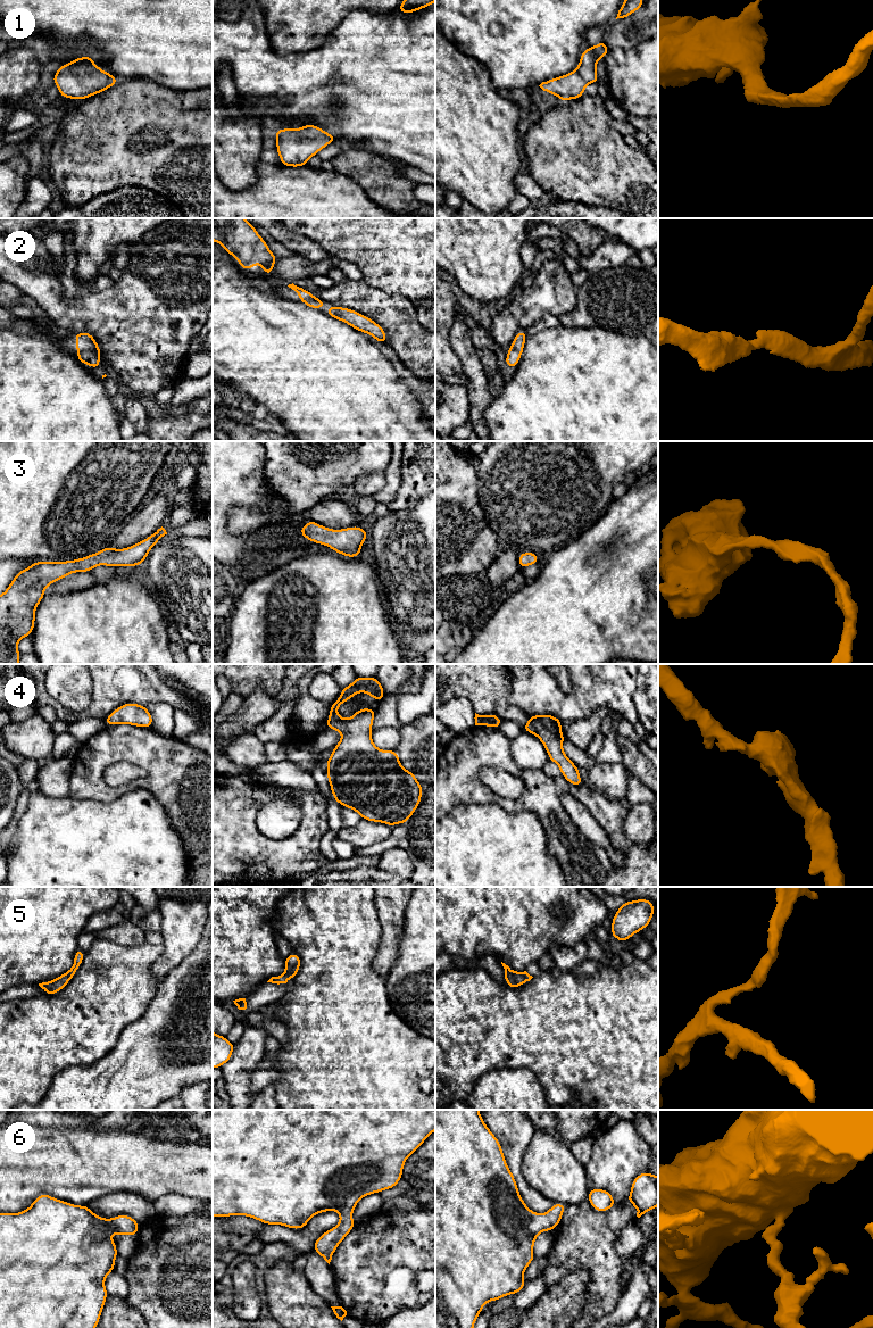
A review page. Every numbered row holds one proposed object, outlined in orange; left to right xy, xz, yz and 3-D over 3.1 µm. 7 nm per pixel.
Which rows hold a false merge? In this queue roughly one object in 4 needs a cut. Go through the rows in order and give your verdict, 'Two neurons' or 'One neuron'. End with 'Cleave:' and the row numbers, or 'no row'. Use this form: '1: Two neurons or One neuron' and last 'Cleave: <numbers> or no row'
1: One neuron
2: One neuron
3: One neuron
4: One neuron
5: One neuron
6: One neuron
Cleave: no row

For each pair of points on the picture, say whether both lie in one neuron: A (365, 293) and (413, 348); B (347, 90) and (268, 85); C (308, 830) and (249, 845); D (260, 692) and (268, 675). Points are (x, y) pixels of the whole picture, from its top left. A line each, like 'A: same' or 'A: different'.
A: same
B: same
C: same
D: different

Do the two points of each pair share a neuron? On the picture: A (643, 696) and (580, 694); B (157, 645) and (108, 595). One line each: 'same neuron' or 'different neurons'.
A: different neurons
B: same neuron

